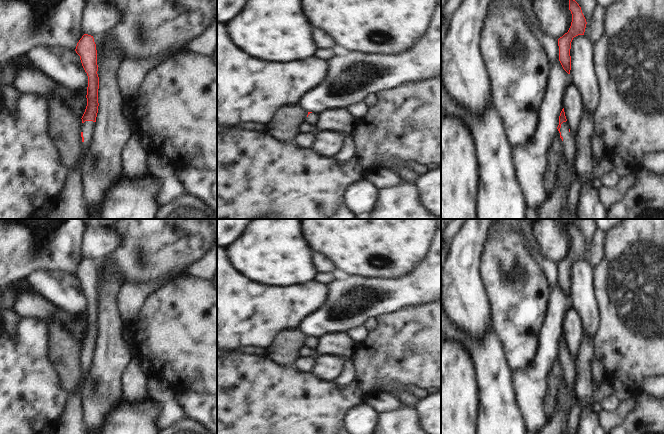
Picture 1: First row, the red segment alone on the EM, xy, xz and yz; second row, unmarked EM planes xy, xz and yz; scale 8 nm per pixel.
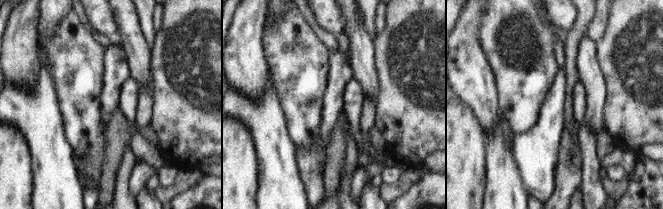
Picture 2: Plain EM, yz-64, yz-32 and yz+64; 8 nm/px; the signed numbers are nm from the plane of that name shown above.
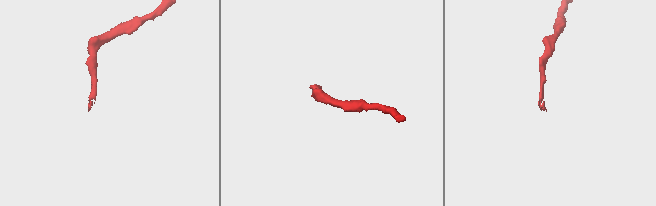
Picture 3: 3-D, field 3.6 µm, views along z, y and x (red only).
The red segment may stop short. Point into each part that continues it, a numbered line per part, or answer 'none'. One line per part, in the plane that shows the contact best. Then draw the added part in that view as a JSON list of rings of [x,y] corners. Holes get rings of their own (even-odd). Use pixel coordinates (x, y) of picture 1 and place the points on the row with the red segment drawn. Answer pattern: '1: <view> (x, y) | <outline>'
1: yz (570, 143) | [[[563,122],[560,128],[563,144],[565,145],[565,161],[568,168],[576,168],[577,163],[577,142],[569,132],[567,122]]]

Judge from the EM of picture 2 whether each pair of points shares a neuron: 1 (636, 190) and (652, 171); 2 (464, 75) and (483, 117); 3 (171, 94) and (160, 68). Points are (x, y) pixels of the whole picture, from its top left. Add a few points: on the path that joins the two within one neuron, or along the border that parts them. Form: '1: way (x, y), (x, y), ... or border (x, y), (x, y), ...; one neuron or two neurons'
1: way (641, 185), (649, 176); one neuron
2: way (474, 85), (483, 100), (483, 107); one neuron
3: way (171, 88), (171, 79), (166, 74); one neuron

